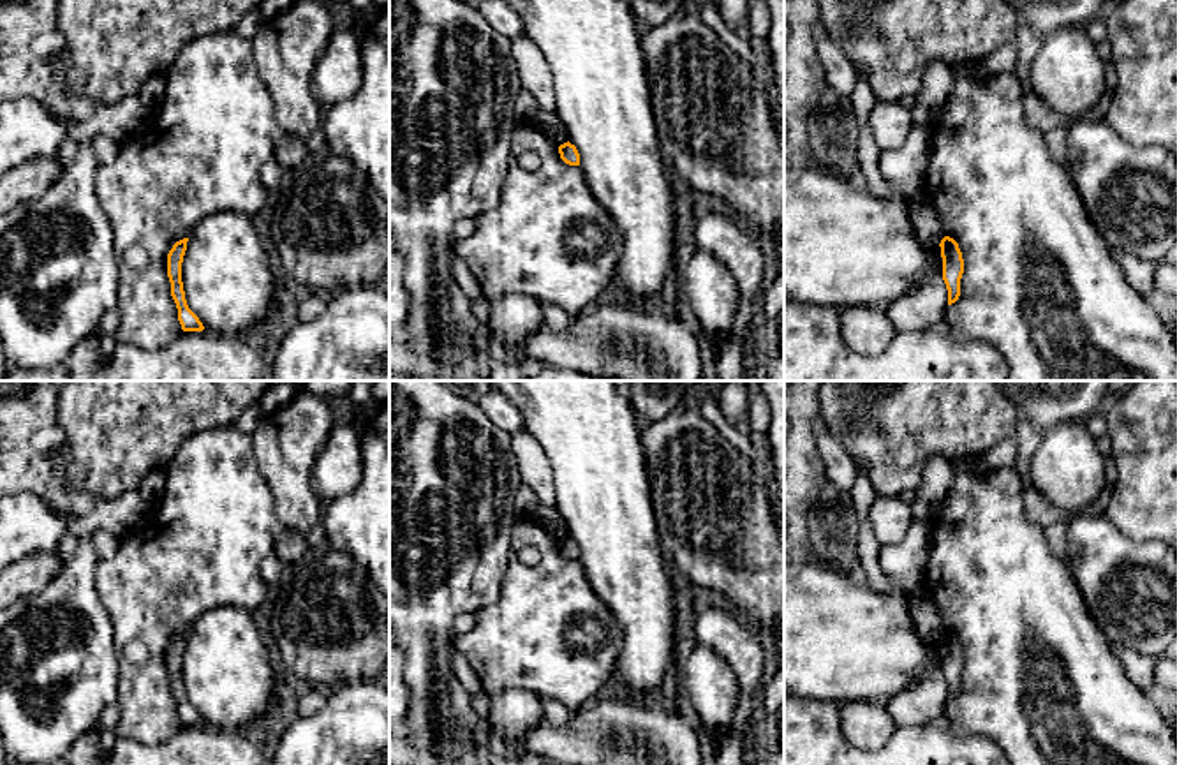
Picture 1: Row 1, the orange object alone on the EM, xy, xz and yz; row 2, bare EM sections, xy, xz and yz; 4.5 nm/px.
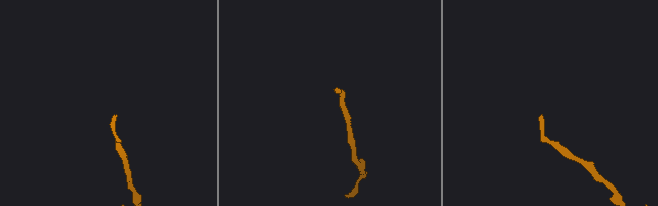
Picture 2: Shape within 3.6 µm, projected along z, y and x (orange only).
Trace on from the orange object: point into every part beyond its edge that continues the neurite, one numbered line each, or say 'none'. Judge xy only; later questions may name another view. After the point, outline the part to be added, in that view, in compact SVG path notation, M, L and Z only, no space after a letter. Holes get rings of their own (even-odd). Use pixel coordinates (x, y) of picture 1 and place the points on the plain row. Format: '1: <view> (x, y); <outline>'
none

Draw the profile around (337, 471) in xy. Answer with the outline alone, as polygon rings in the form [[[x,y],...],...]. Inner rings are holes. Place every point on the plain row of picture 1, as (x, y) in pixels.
[[[340,418],[315,458],[312,488],[326,506],[354,492],[361,481],[361,474],[359,427],[349,418]]]

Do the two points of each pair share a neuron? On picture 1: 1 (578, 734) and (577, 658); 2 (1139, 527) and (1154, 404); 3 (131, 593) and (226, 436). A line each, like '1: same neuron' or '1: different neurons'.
1: different neurons
2: same neuron
3: same neuron

